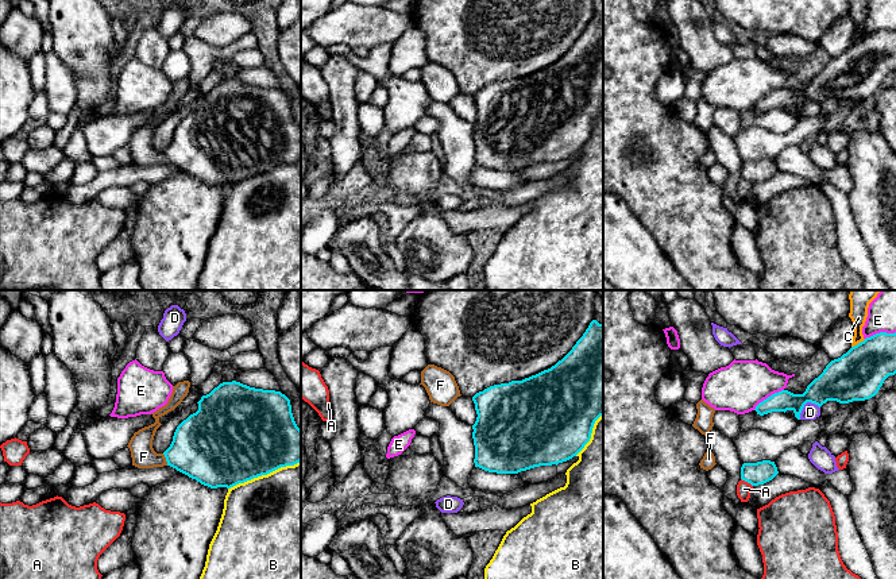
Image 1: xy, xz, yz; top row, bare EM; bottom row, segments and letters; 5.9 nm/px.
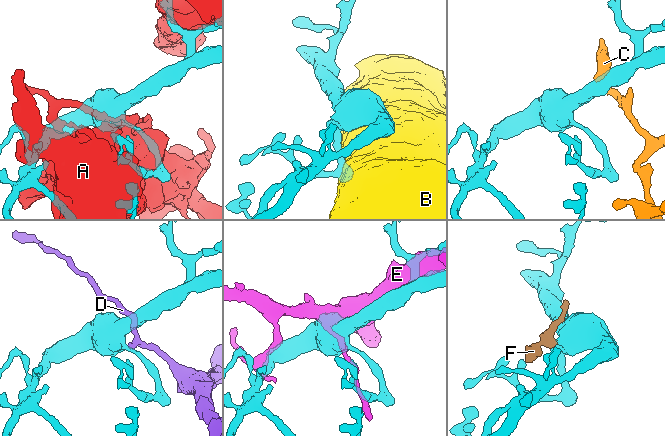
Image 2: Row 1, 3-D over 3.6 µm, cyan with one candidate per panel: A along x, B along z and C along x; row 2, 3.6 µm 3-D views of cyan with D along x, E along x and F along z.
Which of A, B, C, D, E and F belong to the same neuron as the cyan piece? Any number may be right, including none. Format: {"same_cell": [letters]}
{"same_cell": ["F"]}

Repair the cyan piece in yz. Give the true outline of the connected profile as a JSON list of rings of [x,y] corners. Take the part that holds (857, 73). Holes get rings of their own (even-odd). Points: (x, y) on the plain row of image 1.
[[[880,30],[831,58],[803,92],[781,88],[756,104],[760,113],[792,108],[800,117],[807,100],[819,105],[827,99],[849,101],[874,94],[884,78],[896,72],[896,30]]]

